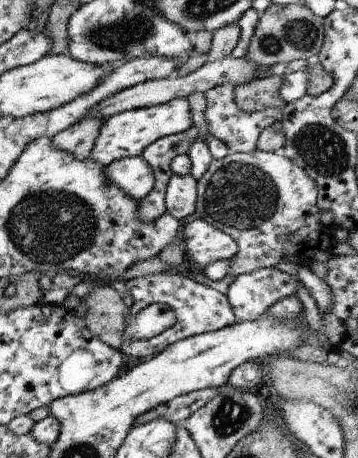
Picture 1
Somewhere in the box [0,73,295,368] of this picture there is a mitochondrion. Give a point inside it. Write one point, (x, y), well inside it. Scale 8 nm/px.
(50, 226)

